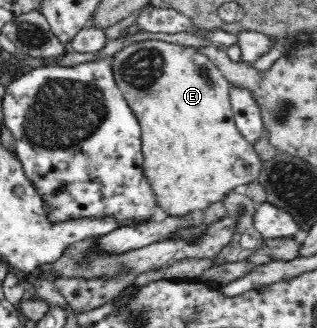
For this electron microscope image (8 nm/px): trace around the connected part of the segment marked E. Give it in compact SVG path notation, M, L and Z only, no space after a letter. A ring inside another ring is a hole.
M146 40L131 43L117 51L111 61L112 73L114 79L122 90L123 96L139 121L141 127L141 150L143 153L143 172L147 182L154 192L157 206L172 217L184 217L188 213L203 213L204 210L216 201L222 201L230 191L233 191L238 185L248 185L252 181L257 181L261 174L263 161L258 157L257 150L254 146L242 136L236 122L233 118L233 110L230 103L229 91L231 85L223 76L223 73L201 53L200 49L194 47L184 47L179 44L171 44L162 40Z

